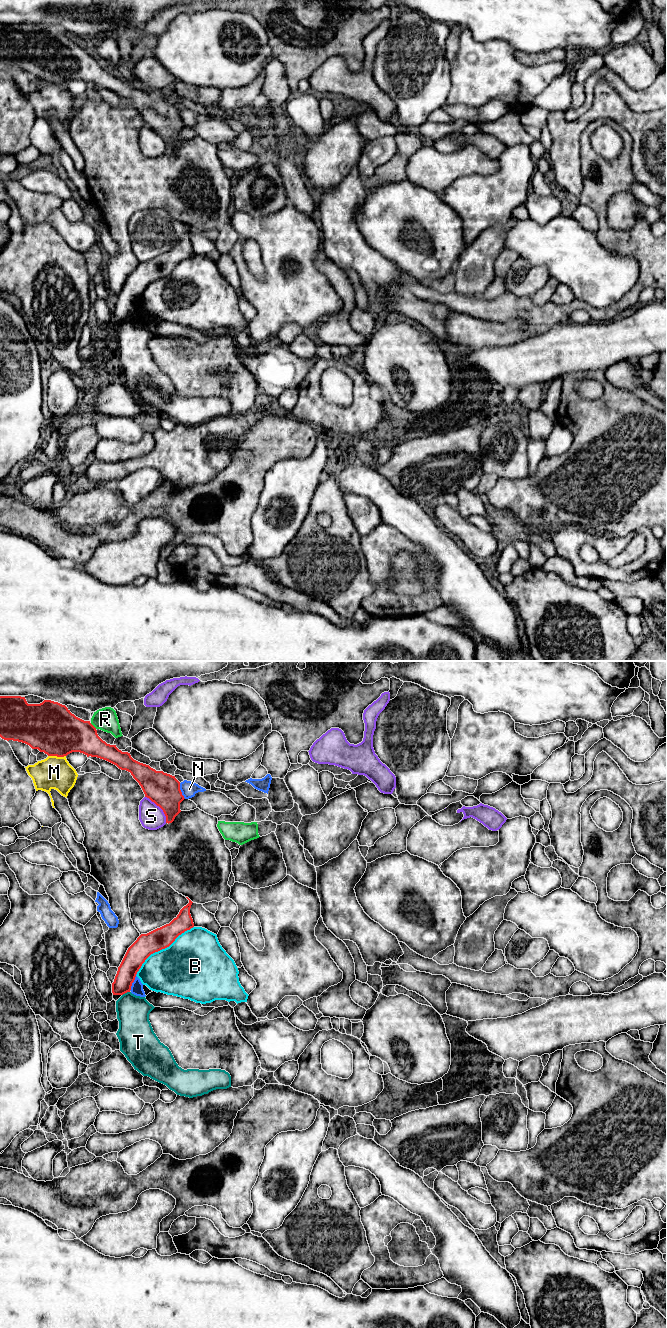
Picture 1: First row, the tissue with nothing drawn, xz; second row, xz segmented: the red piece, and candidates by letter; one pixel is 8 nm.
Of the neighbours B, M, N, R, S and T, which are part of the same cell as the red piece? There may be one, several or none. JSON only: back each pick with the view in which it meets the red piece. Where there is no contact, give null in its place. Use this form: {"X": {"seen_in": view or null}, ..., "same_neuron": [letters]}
{"same_neuron": []}

